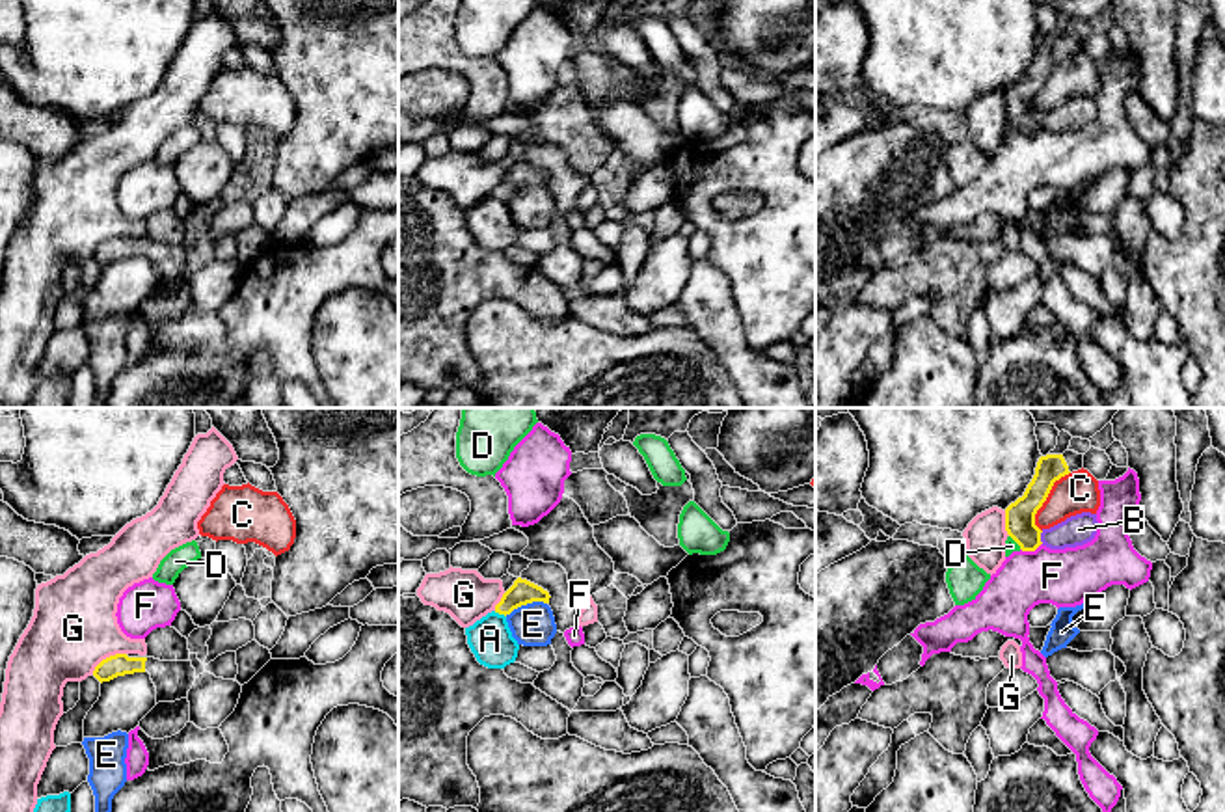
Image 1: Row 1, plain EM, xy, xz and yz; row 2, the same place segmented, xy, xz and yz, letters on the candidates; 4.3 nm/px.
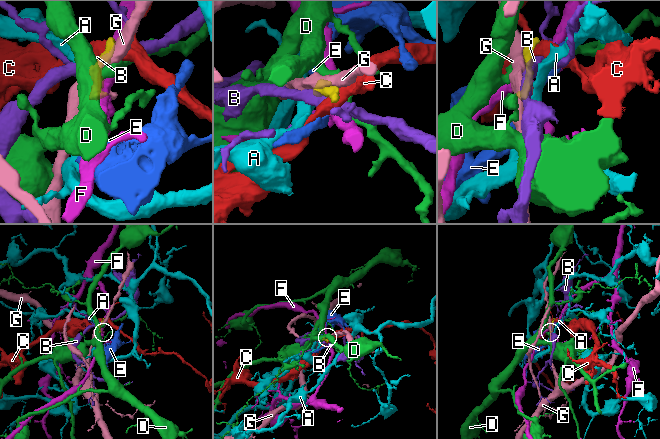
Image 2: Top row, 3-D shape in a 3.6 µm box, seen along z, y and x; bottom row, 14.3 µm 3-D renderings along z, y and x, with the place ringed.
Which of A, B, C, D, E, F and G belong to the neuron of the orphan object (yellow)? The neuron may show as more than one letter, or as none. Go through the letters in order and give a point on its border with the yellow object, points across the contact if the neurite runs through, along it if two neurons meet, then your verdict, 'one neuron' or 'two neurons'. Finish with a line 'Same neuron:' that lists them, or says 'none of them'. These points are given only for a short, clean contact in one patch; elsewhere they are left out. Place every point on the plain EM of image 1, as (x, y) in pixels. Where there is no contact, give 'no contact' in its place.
A: meets yellow in xz at (499, 196); border along xz (494, 194), (505, 200); two neurons
B: meets yellow in yz at (1039, 120); border along yz (1043, 114), (1041, 125); two neurons
C: meets yellow in yz at (1045, 82); border along yz (1069, 54), (1054, 66), (1036, 97), (1036, 108), (1041, 114); two neurons
D: meets yellow in yz at (1015, 123); border along yz (1009, 118), (1021, 131); two neurons
E: meets yellow in xz at (525, 187); border along xz (546, 185), (527, 185), (505, 198); two neurons
F: meets yellow in yz at (1030, 133); border along yz (1041, 125), (1034, 133), (1021, 133); two neurons
G: meets yellow in xy at (107, 241); two neurons
Same neuron: none of them

